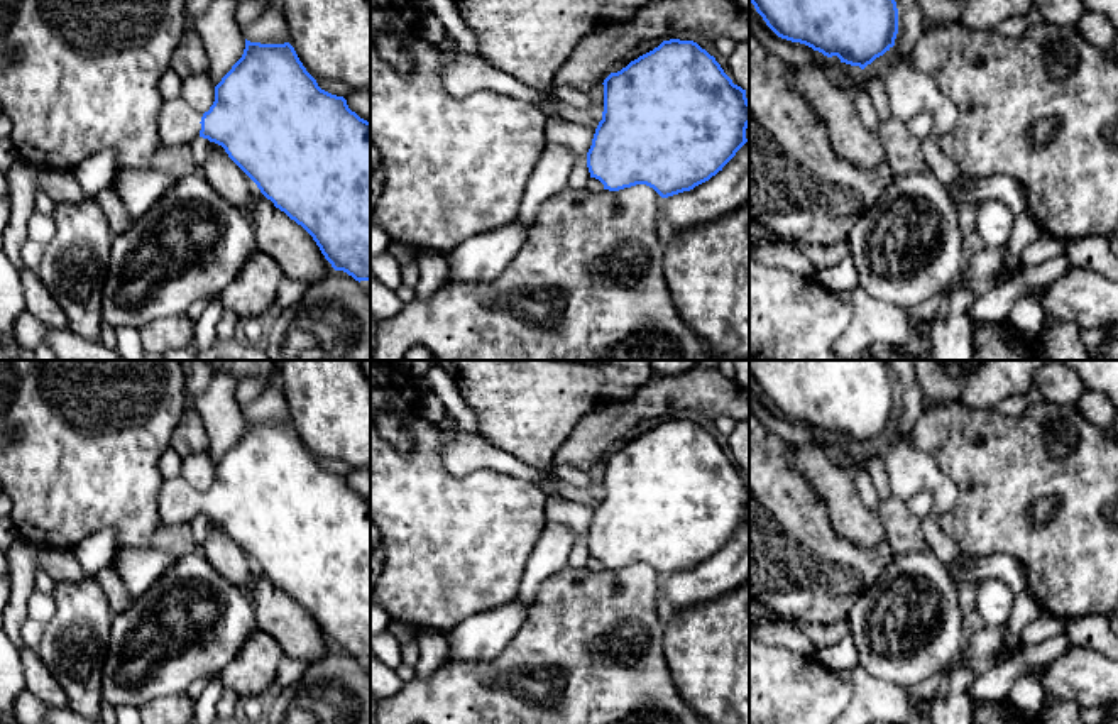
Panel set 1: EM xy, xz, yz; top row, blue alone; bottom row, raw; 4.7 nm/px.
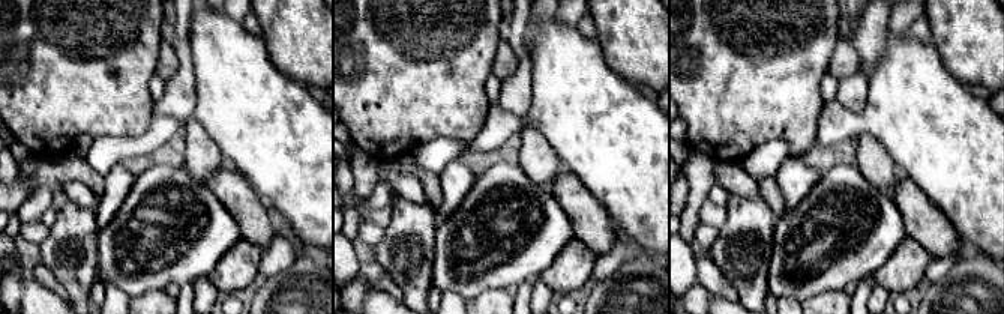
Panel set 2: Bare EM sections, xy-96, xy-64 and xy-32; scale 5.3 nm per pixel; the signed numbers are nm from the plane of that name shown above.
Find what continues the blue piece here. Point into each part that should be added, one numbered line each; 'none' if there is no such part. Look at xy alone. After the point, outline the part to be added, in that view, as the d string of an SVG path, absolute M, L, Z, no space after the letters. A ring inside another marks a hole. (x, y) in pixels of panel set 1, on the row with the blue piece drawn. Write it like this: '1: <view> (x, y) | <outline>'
1: xy (178, 124) | M183 96L164 100L159 117L157 132L161 147L181 147L200 137L201 117Z

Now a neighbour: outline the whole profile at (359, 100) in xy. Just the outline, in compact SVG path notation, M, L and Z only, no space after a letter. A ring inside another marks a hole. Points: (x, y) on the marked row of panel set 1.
M370 88L352 90L347 96L347 105L360 118L370 122Z

